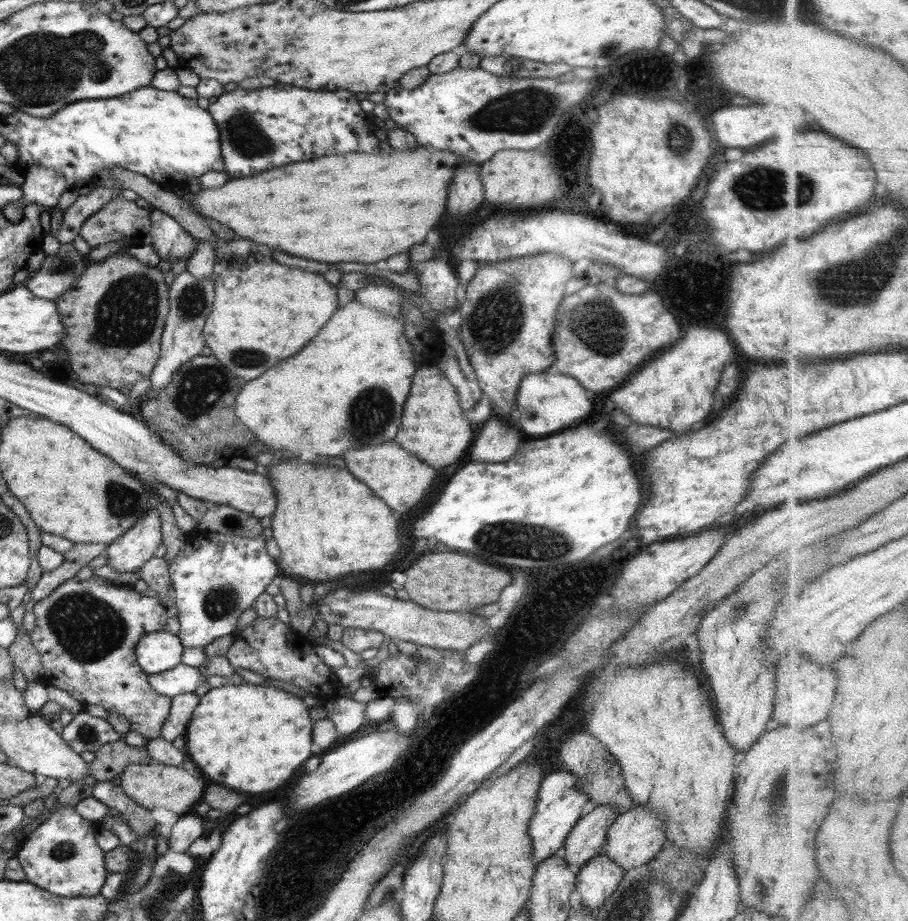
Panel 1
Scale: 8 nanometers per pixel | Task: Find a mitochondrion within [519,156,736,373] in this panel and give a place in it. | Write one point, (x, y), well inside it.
(598, 325)

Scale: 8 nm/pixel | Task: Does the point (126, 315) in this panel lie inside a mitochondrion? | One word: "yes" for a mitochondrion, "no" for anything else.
yes

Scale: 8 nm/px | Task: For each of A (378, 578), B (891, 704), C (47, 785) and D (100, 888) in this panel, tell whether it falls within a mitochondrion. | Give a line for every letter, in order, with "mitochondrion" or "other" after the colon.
A: other
B: other
C: other
D: other

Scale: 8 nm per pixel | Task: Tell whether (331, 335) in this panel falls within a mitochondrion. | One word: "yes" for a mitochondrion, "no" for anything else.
no

